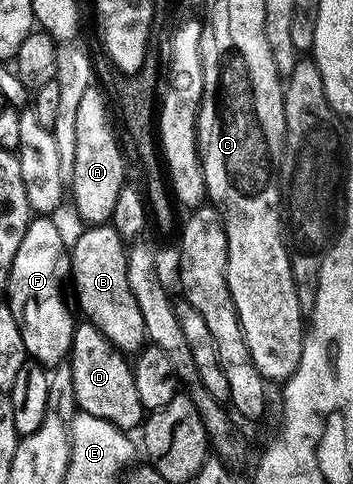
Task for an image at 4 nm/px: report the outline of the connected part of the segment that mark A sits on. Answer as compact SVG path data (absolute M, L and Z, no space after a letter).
M91 84L80 98L79 107L76 108L75 120L75 157L71 162L71 202L78 211L86 226L104 225L112 218L115 201L119 198L122 188L127 185L125 179L126 154L123 146L111 124L111 114L105 99L105 94L96 84Z

